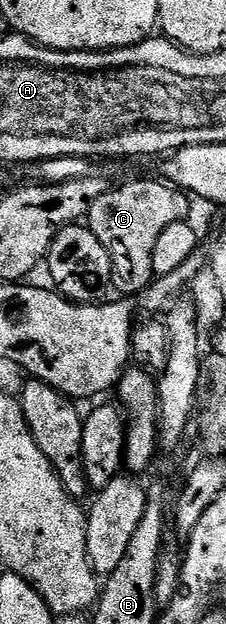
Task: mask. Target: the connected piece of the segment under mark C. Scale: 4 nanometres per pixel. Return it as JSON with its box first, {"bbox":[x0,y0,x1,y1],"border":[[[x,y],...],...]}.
{"bbox":[86,179,189,297],"border":[[[140,179],[137,183],[124,183],[121,187],[113,186],[98,201],[90,205],[86,216],[86,226],[102,241],[106,253],[110,253],[112,262],[112,285],[117,292],[121,291],[121,296],[132,297],[147,292],[154,282],[154,245],[158,242],[158,237],[162,237],[166,225],[185,222],[188,216],[189,196],[178,187],[173,187],[167,182],[159,181],[155,183],[152,179]]]}

